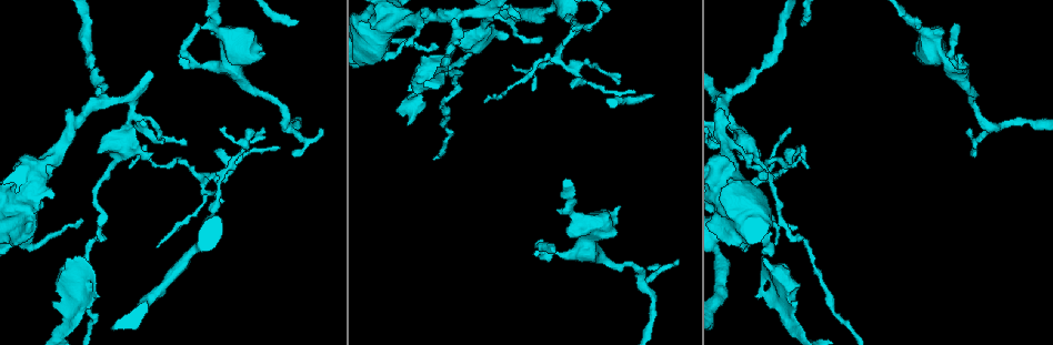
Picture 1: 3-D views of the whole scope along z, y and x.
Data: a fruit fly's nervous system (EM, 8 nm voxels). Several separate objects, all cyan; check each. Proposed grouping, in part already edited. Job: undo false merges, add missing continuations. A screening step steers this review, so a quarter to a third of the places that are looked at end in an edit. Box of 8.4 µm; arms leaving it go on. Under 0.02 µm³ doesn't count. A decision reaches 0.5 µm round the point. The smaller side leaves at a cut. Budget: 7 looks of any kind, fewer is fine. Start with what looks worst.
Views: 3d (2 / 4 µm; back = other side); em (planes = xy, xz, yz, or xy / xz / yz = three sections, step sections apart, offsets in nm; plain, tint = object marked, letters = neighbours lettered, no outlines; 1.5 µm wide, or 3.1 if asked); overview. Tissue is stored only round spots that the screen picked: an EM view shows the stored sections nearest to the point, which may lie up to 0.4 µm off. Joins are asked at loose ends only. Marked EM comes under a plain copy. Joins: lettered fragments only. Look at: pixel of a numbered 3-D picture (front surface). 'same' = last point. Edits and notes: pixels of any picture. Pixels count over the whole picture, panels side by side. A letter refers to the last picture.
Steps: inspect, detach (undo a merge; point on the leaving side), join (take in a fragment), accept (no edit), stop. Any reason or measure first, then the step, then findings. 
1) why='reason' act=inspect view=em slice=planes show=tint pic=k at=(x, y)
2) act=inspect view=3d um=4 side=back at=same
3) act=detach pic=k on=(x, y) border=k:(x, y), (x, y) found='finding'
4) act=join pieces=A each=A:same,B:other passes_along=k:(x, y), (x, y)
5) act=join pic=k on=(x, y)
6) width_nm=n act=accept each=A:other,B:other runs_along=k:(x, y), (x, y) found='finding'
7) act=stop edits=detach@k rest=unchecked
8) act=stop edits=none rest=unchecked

why='thin end' act=inspect view=em slice=planes show=letters pic=1 at=(80, 258)

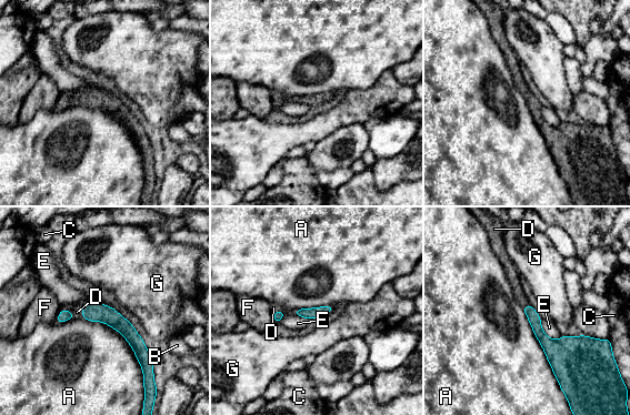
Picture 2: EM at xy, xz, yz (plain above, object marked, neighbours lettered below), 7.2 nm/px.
longest_contact=A:650nm act=join pieces=D each=A:other,B:other,C:other,D:same,E:other,F:other,G:other passes_along=2:(63, 315), (68, 311), (77, 312) found='it goes on there'

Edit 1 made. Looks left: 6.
act=inspect view=3d um=4 pic=1 at=(809, 168)

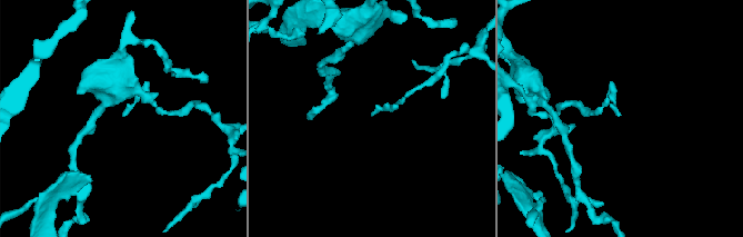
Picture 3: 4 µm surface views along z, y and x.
act=inspect view=em slice=xy step=8 show=letters pic=3 at=(125, 114)

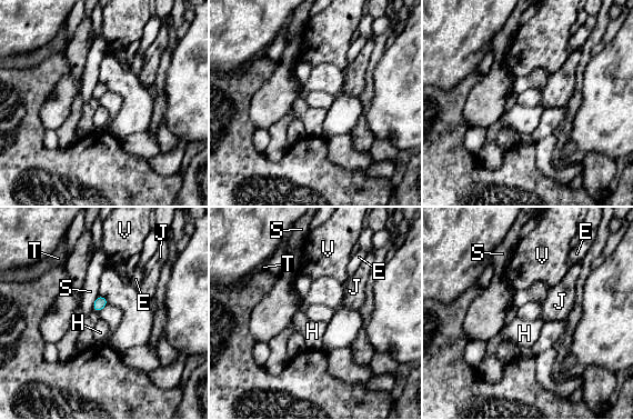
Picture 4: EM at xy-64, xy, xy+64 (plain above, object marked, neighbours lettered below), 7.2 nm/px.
act=accept each=E:other,H:other,J:other,S:other,T:other,V:other found='none of them fits'

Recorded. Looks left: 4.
why='tapers out' act=inspect view=em slice=xy step=8 show=tint pic=1 at=(968, 129)

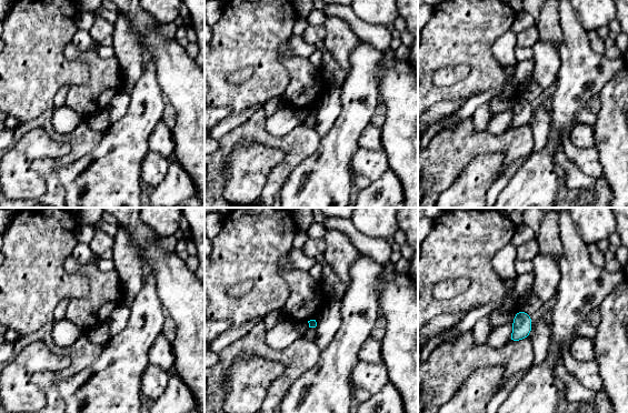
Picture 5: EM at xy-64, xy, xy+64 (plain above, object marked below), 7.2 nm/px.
why='another direction' act=inspect view=em slice=planes show=letters at=same

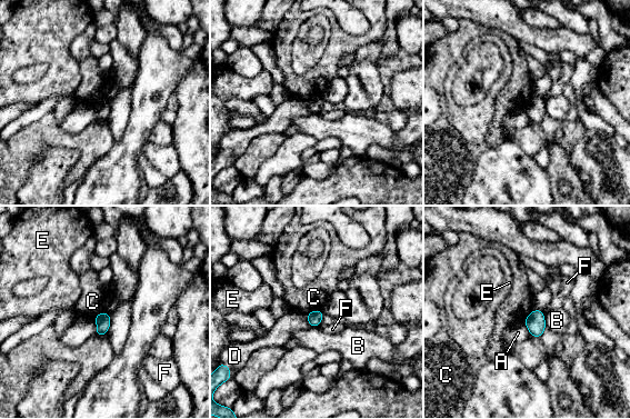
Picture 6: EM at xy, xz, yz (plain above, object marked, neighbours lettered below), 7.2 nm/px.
width_nm=100 act=accept each=A:other,B:other,C:other,D:other,E:other,F:other border=6:(321, 309), (306, 313) found='none of them fits'

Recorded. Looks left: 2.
act=stop edits=join@2 rest=unchecked

